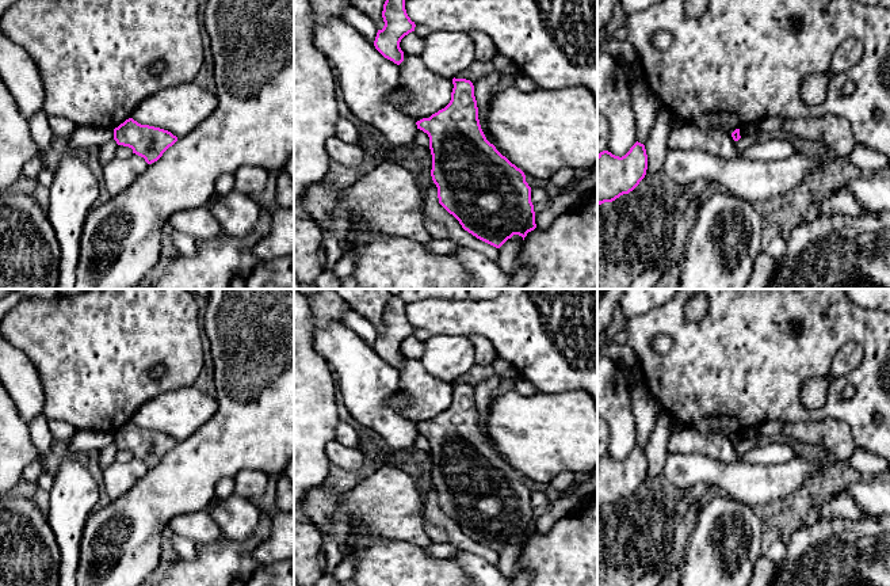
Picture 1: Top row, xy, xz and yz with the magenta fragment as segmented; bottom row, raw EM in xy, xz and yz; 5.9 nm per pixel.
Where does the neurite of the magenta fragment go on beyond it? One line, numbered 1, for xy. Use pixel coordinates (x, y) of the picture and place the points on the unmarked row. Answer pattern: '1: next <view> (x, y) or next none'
1: next none

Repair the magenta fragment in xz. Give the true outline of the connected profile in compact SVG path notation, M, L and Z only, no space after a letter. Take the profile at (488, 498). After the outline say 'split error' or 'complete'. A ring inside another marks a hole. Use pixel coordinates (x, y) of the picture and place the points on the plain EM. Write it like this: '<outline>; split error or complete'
M452 383L450 407L416 426L429 441L431 480L438 491L439 507L462 532L477 543L500 552L513 539L523 541L536 532L531 491L524 476L490 448L480 429L474 389L466 383Z; complete

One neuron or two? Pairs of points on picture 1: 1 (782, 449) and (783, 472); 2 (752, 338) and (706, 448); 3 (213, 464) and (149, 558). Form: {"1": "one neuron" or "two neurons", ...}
{"1": "two neurons", "2": "two neurons", "3": "one neuron"}

